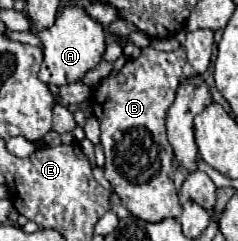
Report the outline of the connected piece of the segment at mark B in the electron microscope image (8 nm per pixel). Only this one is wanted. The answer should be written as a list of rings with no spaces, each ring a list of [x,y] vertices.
[[[151,47],[141,49],[141,55],[137,59],[131,59],[125,63],[119,75],[105,77],[95,91],[91,93],[91,107],[95,117],[101,123],[101,145],[105,149],[105,177],[113,187],[113,193],[119,195],[121,203],[127,207],[127,211],[147,223],[159,223],[167,217],[177,219],[181,215],[181,203],[177,197],[177,189],[173,185],[173,149],[165,135],[165,119],[167,109],[175,101],[175,89],[179,87],[183,65],[185,65],[185,51],[179,47],[177,51],[163,53],[155,51]]]

